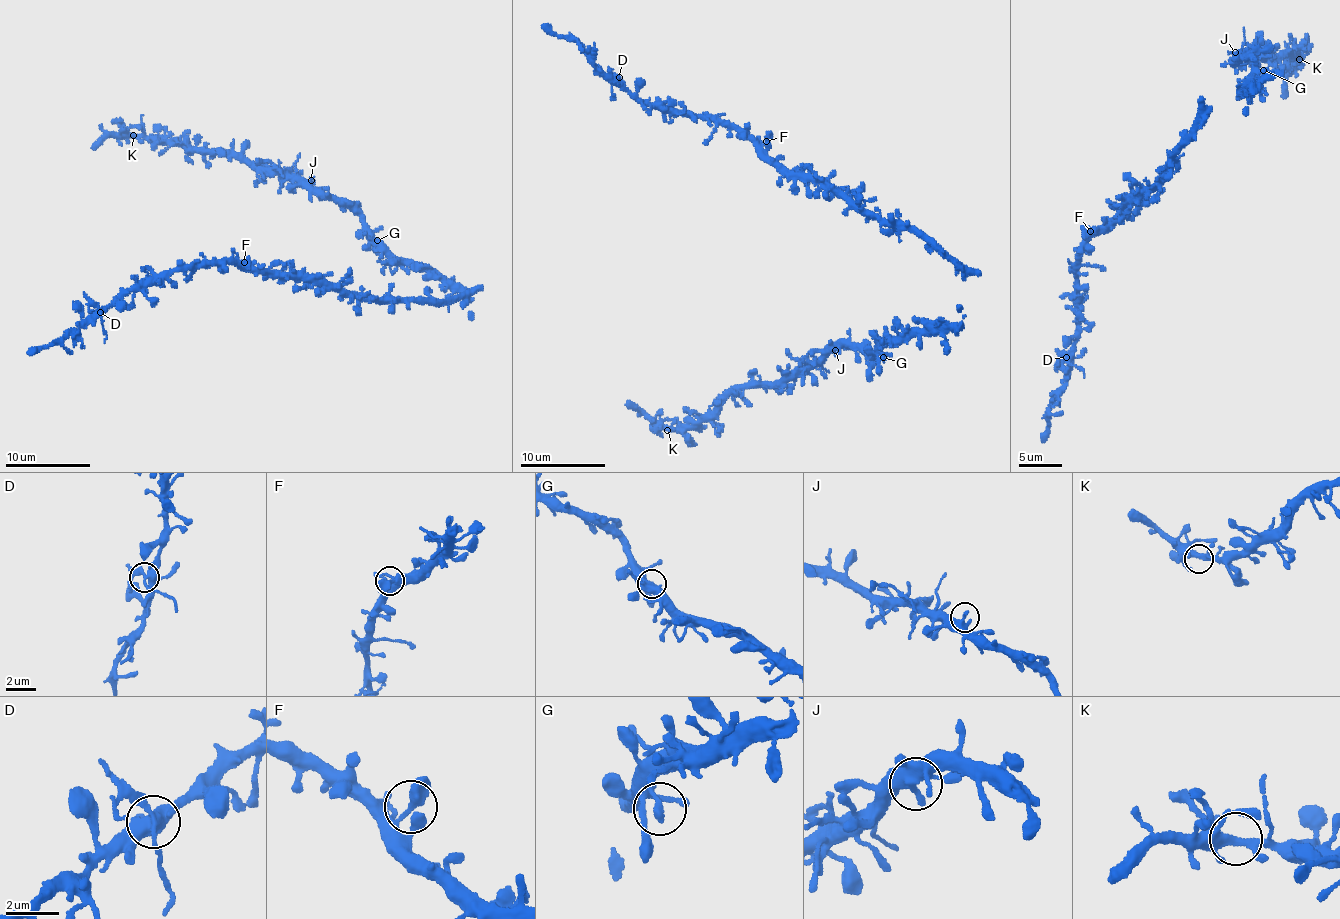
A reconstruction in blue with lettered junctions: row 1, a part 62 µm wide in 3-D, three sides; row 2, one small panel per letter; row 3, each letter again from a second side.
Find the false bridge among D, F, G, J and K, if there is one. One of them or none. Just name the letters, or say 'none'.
D

